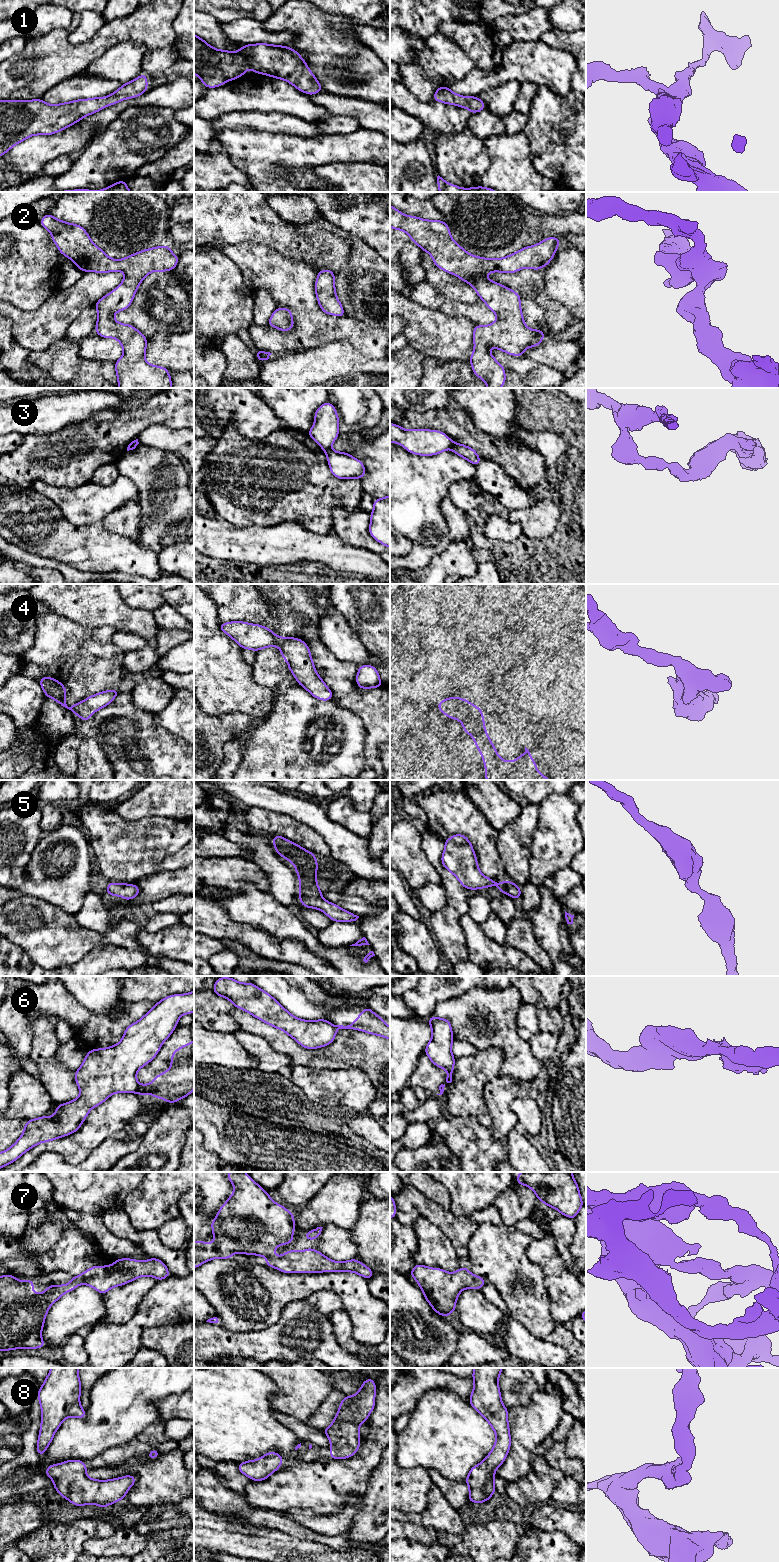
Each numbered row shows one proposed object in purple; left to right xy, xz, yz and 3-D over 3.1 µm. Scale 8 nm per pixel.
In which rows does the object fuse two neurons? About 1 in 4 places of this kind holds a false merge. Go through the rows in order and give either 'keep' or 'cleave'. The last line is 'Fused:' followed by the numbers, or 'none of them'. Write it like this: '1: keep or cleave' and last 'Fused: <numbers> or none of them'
1: keep
2: keep
3: cleave
4: keep
5: keep
6: cleave
7: keep
8: keep
Fused: 3, 6

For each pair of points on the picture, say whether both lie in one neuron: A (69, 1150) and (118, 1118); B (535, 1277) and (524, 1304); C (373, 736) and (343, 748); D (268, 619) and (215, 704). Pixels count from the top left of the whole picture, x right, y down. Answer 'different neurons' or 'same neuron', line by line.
A: same neuron
B: same neuron
C: different neurons
D: different neurons

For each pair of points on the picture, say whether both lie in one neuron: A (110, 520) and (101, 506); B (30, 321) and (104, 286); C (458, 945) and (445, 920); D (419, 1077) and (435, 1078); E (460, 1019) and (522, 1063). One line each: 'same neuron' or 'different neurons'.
A: different neurons
B: same neuron
C: same neuron
D: same neuron
E: same neuron

